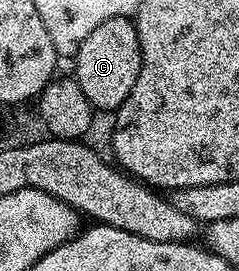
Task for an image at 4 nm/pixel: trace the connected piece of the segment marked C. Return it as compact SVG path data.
M113 17L100 23L100 27L96 27L96 31L92 31L92 35L84 39L84 43L80 43L72 64L72 76L91 106L95 110L116 111L124 103L124 99L128 99L132 87L136 87L136 79L142 70L137 24L129 17Z

